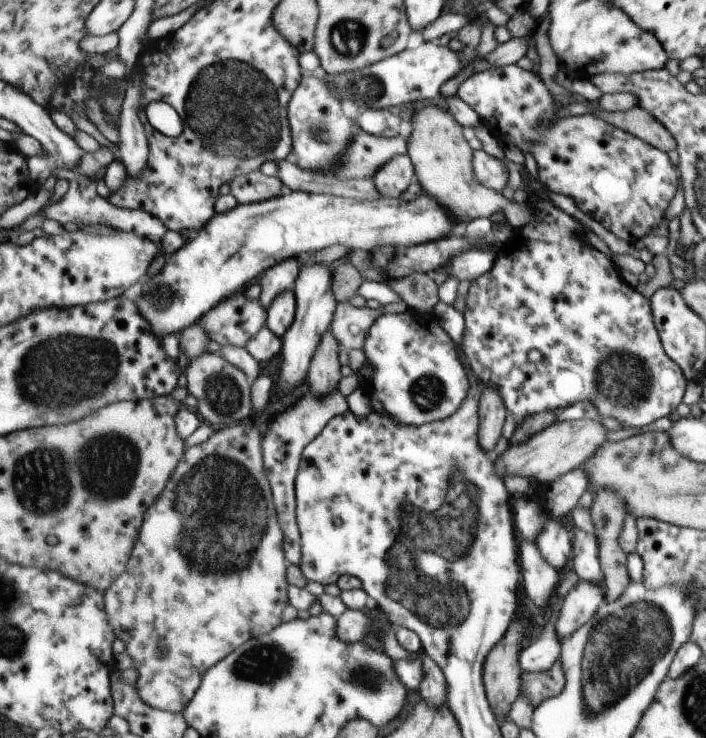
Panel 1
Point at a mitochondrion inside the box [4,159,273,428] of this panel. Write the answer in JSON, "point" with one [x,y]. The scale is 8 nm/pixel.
{"point":[61,378]}

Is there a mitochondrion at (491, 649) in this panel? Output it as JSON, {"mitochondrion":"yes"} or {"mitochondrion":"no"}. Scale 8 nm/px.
{"mitochondrion":"no"}

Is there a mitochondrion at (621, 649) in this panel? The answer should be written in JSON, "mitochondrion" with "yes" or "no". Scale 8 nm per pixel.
{"mitochondrion":"yes"}

